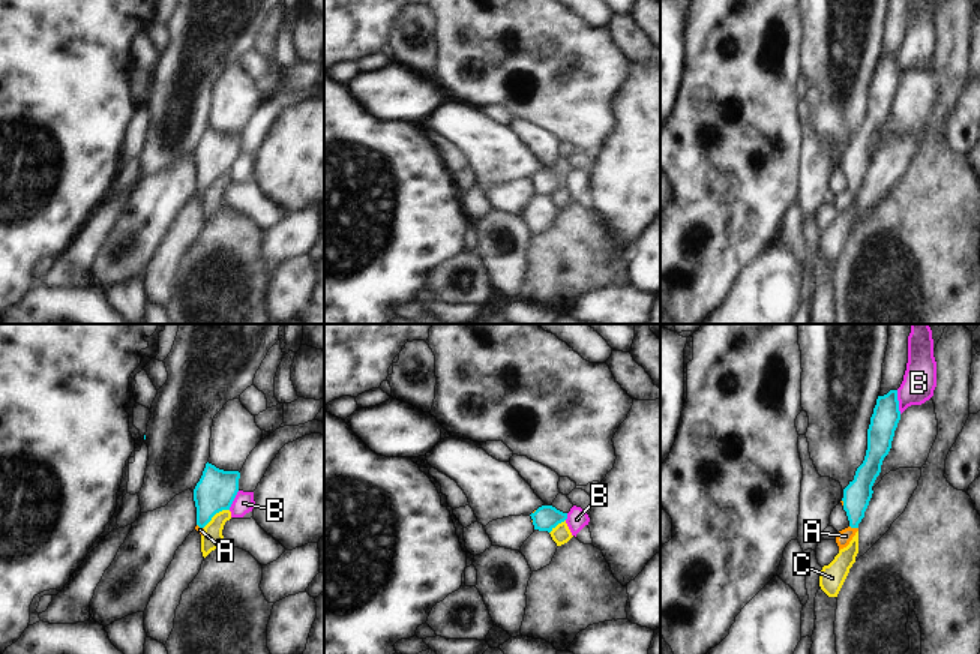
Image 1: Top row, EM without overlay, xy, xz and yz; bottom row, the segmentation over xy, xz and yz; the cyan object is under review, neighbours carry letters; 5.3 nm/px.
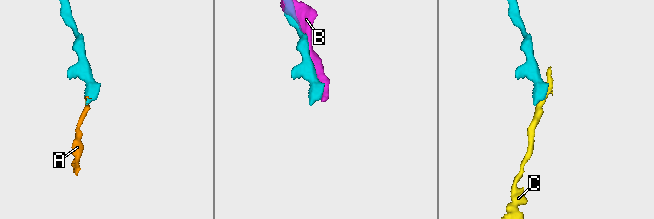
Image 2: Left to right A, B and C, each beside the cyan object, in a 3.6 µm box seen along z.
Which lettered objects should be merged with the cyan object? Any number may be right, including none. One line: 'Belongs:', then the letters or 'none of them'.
Belongs: A

